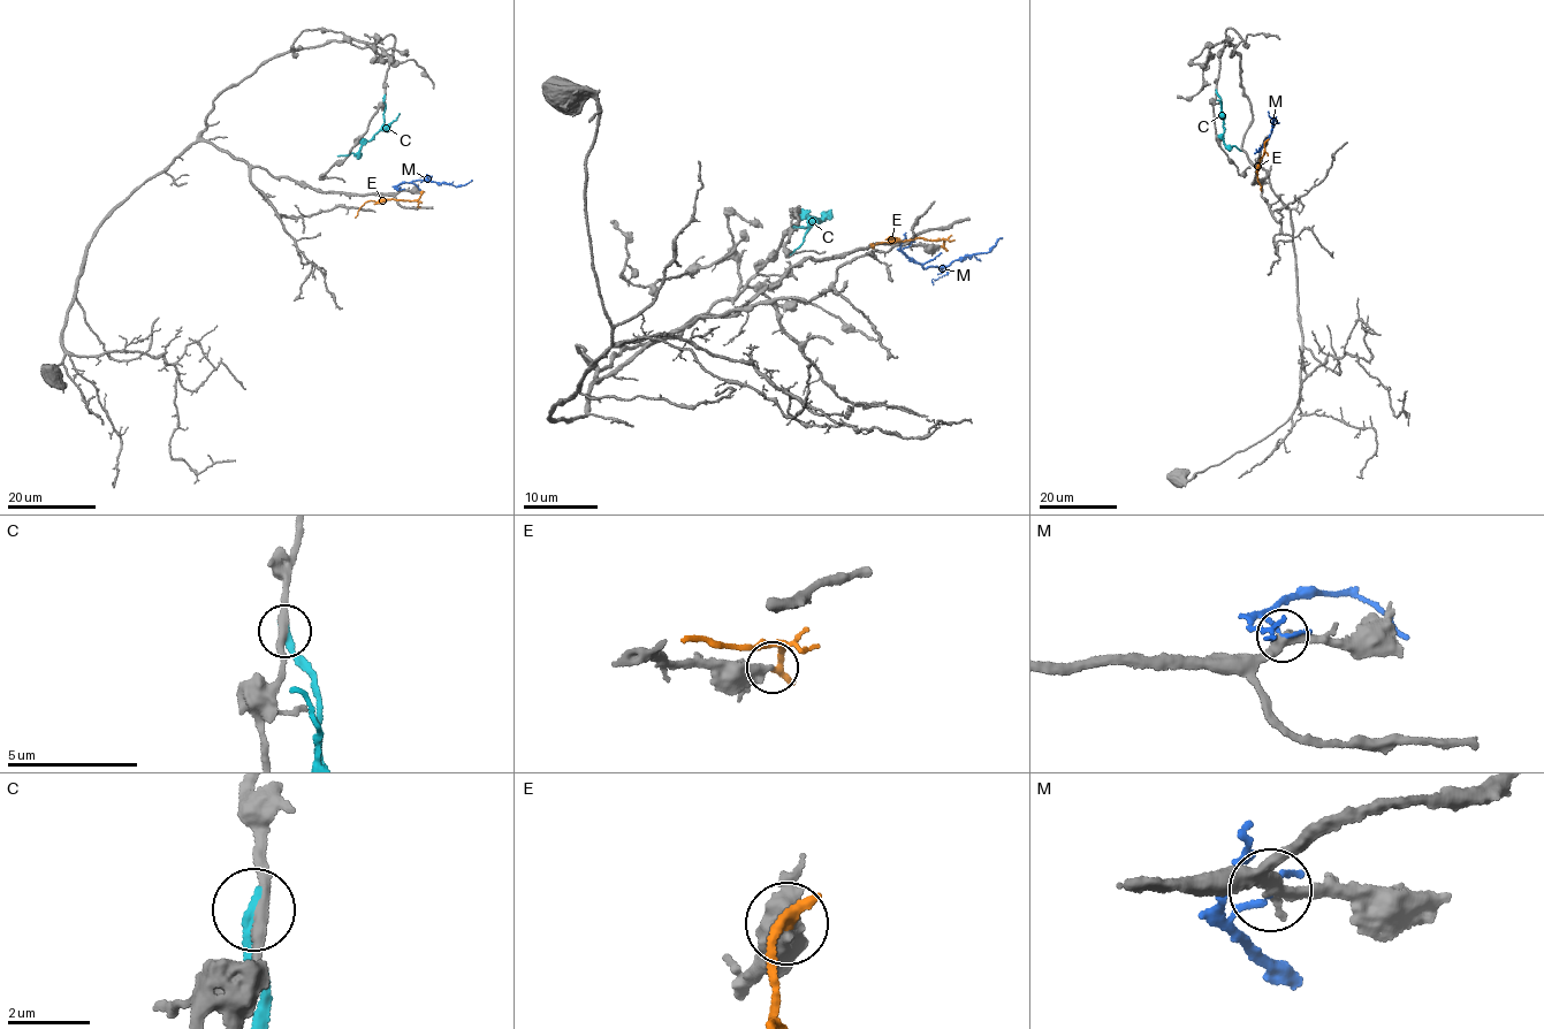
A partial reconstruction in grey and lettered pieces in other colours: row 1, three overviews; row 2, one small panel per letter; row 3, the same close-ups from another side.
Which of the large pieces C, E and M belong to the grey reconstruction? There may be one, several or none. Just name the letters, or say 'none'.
none

